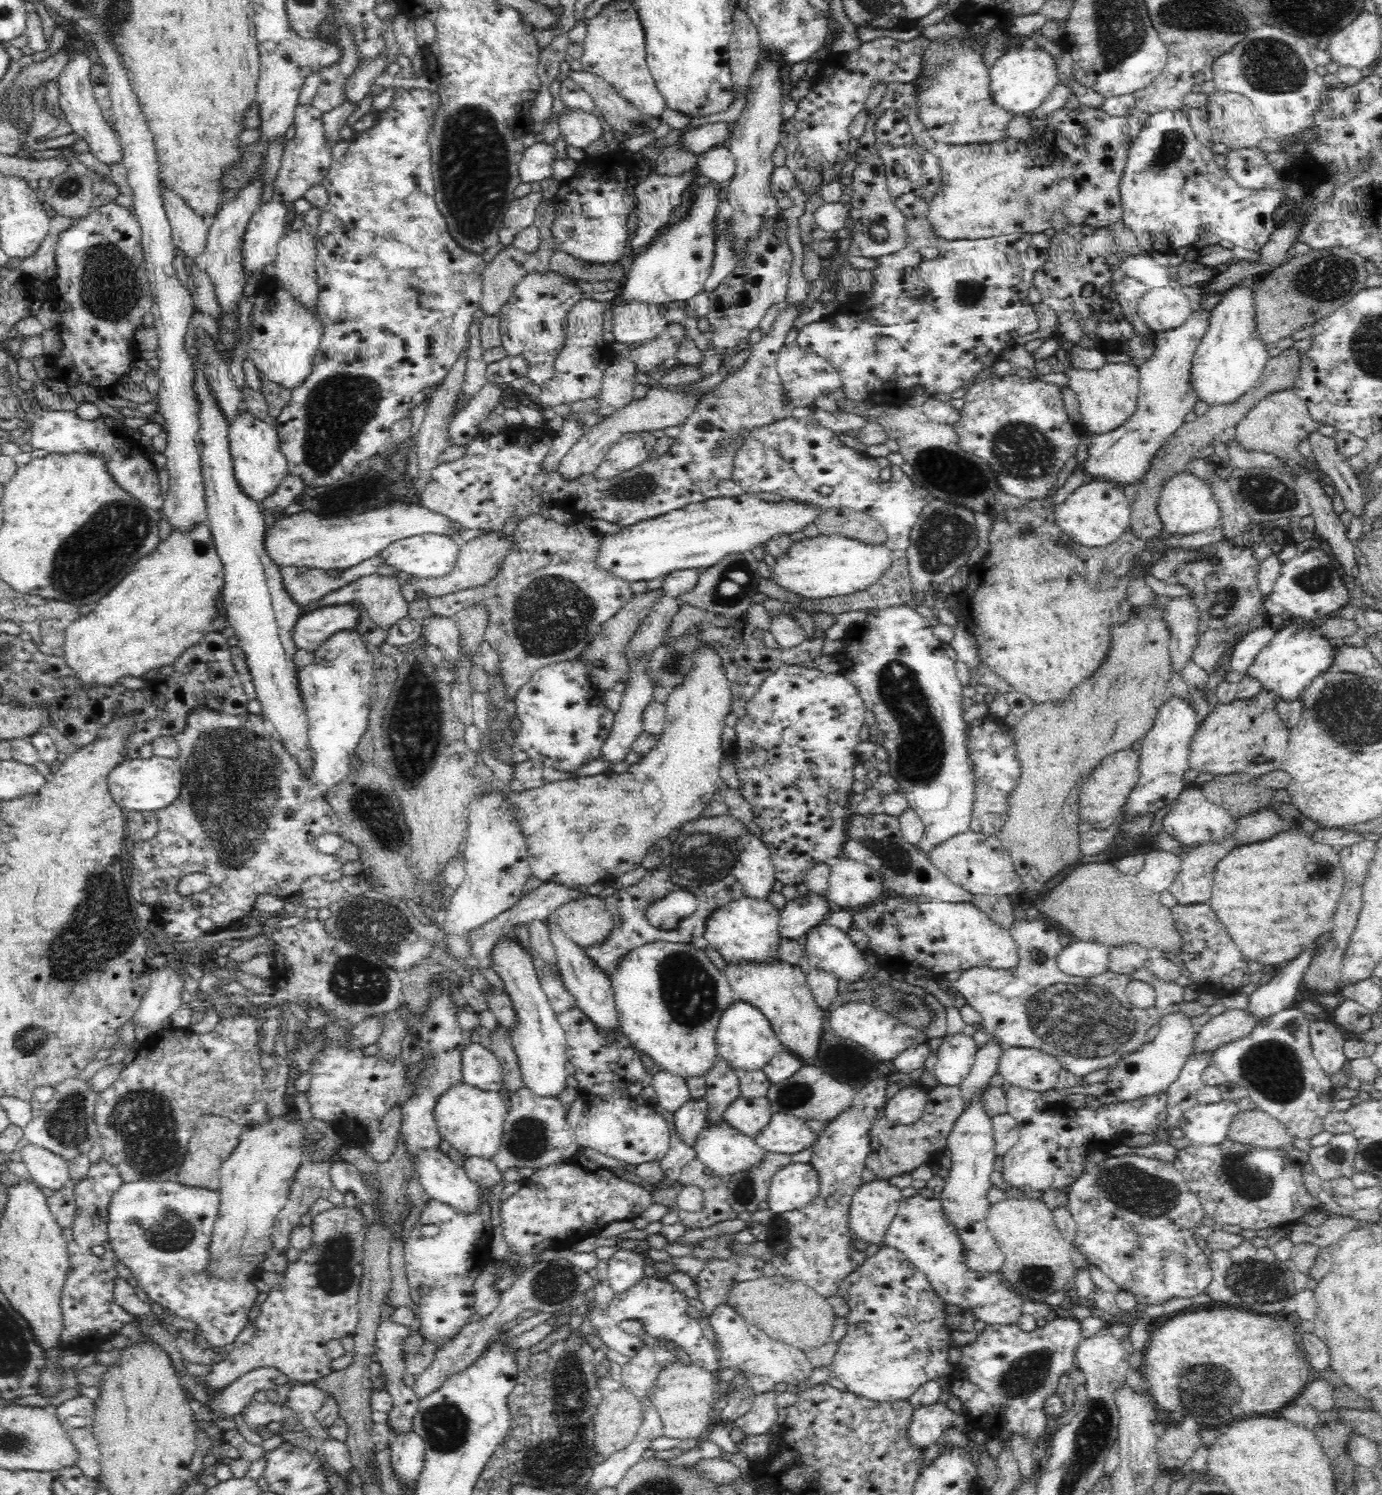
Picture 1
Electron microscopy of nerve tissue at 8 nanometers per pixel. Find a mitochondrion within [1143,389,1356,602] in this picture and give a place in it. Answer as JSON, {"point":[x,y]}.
{"point":[1267,494]}

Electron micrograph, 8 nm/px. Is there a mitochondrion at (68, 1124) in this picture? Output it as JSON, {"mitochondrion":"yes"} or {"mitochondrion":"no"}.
{"mitochondrion":"yes"}

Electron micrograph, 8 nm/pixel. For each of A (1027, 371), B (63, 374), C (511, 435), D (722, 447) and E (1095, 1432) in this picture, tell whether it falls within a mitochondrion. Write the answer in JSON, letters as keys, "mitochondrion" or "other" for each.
{"A":"other","B":"other","C":"other","D":"mitochondrion","E":"mitochondrion"}

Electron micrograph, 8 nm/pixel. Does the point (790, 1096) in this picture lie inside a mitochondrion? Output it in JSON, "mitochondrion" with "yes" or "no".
{"mitochondrion":"yes"}

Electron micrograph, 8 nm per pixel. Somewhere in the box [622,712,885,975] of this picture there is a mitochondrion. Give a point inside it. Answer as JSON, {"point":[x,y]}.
{"point":[708,853]}

